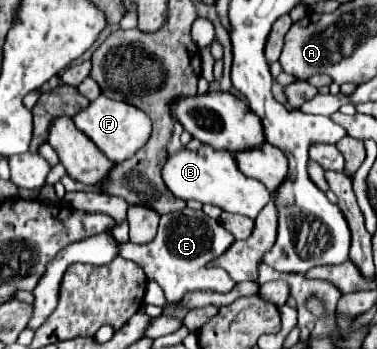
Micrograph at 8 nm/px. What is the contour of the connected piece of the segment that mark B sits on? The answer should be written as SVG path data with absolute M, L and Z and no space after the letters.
M201 146L197 152L185 148L175 156L169 156L163 168L163 180L177 198L215 204L225 212L241 214L253 220L263 210L263 206L271 200L271 192L259 180L249 178L239 170L235 154L227 150L215 150L211 146Z

